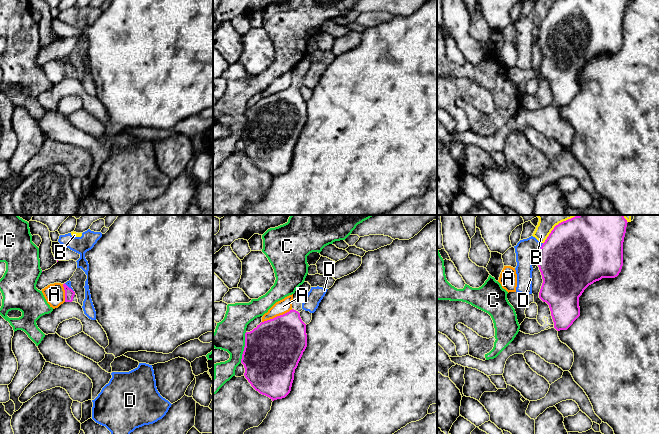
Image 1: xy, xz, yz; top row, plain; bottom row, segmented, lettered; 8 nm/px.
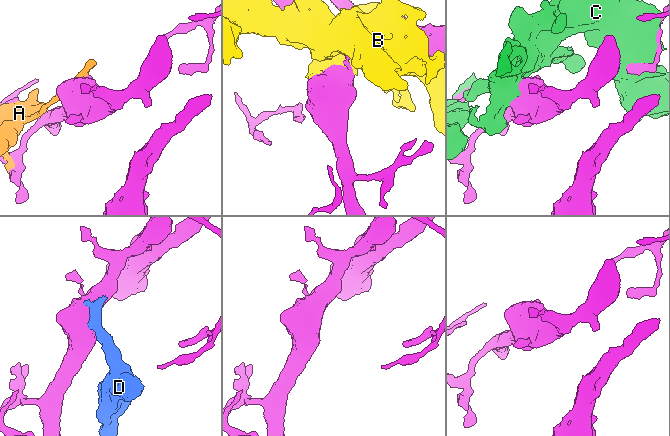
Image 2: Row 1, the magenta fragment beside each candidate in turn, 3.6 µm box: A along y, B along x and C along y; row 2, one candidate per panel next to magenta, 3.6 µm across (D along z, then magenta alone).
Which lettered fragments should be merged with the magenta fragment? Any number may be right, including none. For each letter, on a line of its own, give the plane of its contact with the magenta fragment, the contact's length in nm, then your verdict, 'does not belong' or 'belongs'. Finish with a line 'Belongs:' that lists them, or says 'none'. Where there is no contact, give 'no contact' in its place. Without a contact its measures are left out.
A: xz | 260 nm | does not belong
B: yz | 200 nm | does not belong
C: xz | 260 nm | does not belong
D: yz | 80 nm | does not belong
Belongs: none

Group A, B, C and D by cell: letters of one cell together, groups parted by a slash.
A / B D / C

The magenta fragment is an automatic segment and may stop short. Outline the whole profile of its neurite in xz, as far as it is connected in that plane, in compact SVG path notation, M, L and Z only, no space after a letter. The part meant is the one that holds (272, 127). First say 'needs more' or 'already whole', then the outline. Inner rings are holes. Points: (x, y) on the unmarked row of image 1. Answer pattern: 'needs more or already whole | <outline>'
needs more | M304 57L293 70L292 85L289 88L261 98L252 107L245 109L245 123L241 135L245 144L244 152L256 167L272 177L285 174L290 169L295 145L307 123L306 100L302 97L300 88L303 86L302 79L310 65L311 61Z

